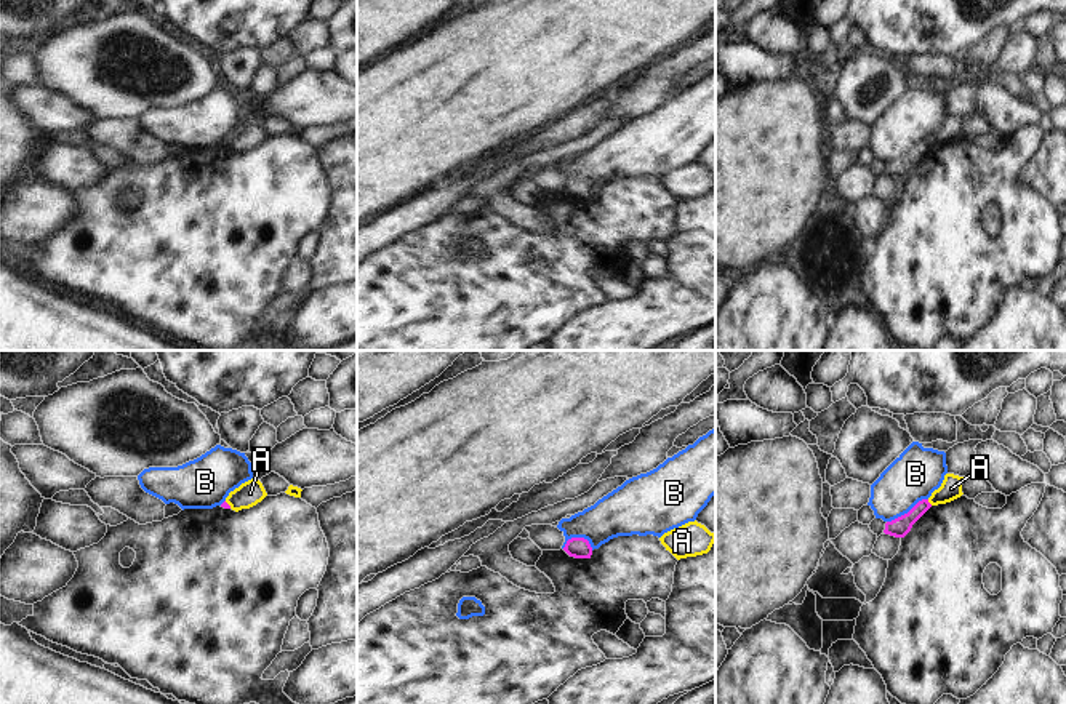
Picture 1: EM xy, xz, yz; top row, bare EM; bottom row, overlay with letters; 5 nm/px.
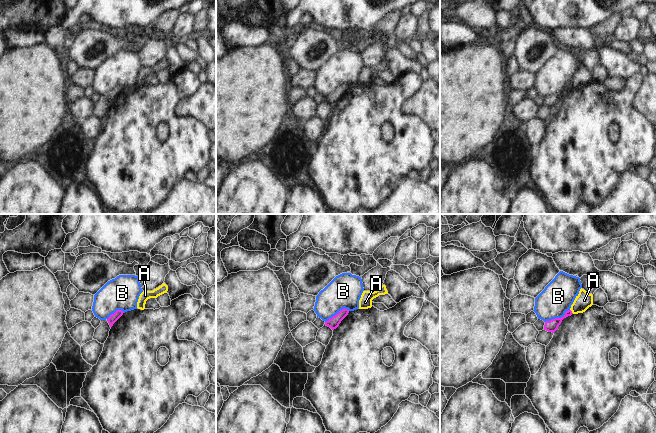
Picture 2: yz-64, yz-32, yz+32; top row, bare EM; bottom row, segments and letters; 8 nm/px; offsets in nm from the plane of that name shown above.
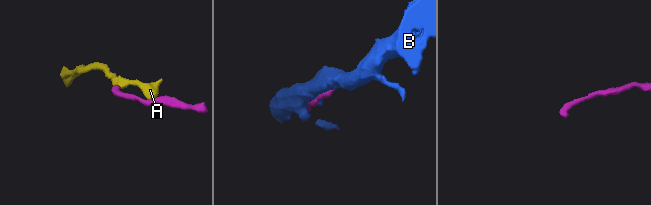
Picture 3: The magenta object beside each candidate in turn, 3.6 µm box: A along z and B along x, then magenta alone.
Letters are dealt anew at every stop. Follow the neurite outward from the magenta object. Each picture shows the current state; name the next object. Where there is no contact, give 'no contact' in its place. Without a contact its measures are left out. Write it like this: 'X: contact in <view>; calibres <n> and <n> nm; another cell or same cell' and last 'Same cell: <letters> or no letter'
A: contact in yz; calibres 100 and 110 nm; another cell
B: contact in yz; calibres 100 and 240 nm; another cell
Same cell: no letter

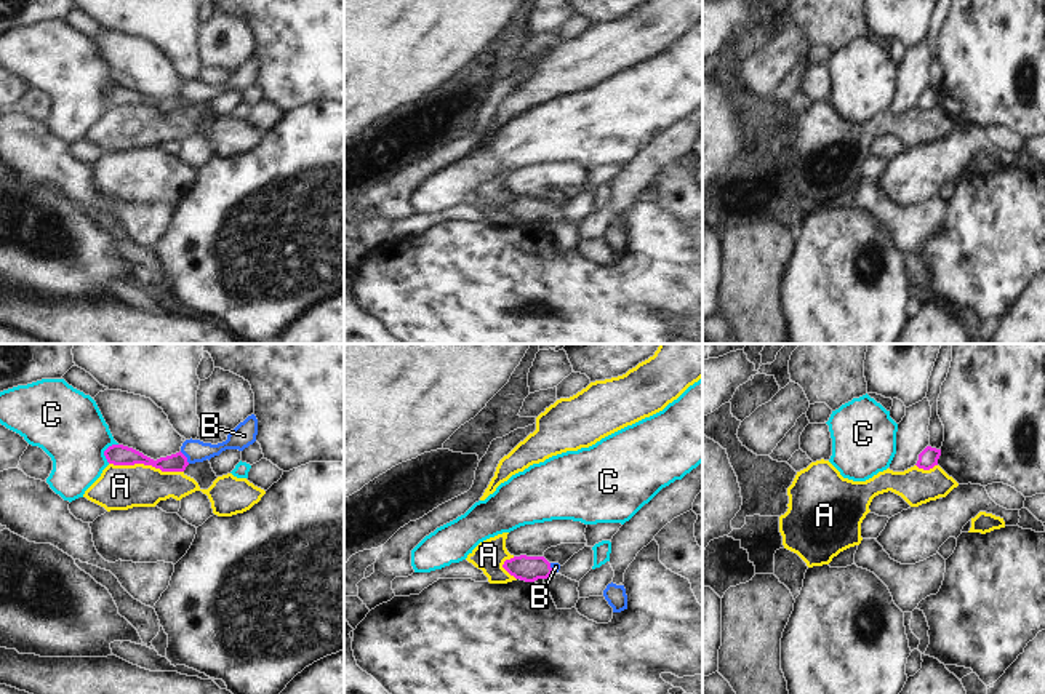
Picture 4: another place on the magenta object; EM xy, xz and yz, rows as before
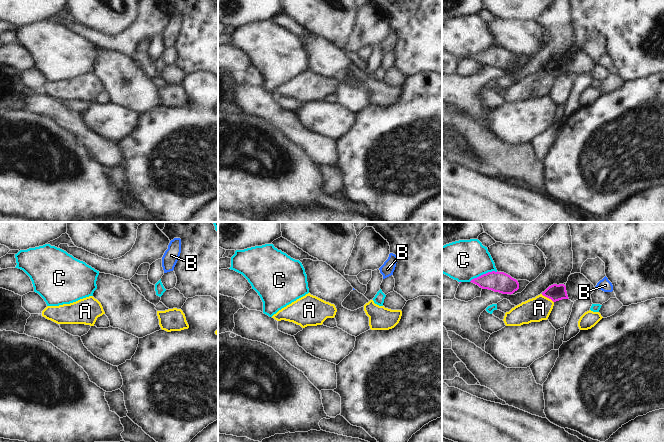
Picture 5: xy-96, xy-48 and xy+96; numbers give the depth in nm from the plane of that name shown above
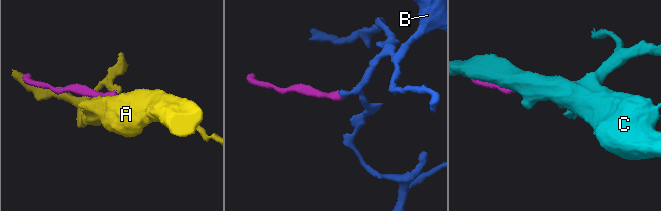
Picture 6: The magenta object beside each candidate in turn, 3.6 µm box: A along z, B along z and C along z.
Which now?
A: contact in xy; calibres 110 and 220 nm; another cell
B: contact in xy; calibres 100 and 110 nm; same cell
C: contact in xy; calibres 110 and 360 nm; another cell
Same cell: B

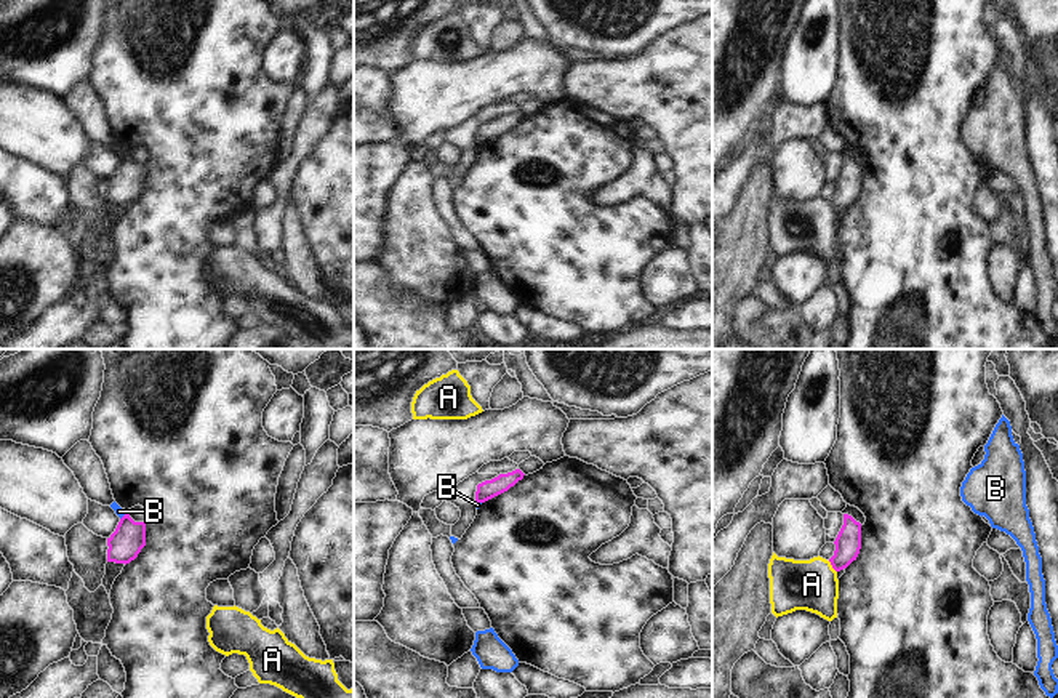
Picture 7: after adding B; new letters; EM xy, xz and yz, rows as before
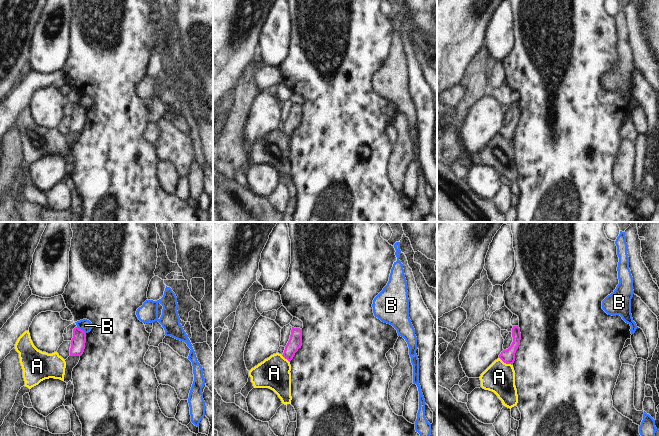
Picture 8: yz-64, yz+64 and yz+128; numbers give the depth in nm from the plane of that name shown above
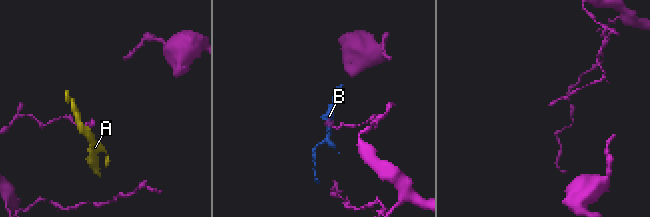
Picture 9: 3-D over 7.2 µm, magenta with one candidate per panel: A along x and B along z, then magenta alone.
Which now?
A: contact in yz; calibres 130 and 260 nm; another cell
B: contact in xy; calibres 170 and 50 nm; another cell
Same cell: no letter

